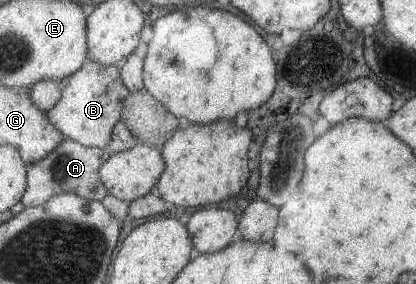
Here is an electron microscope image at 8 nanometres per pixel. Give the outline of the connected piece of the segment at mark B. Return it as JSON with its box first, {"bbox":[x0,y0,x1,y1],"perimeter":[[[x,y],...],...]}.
{"bbox":[49,58,129,149],"perimeter":[[[90,58],[75,74],[60,81],[63,87],[61,102],[49,112],[49,118],[67,139],[88,147],[107,149],[114,137],[114,128],[122,120],[125,100],[129,97],[119,65],[104,65]]]}

